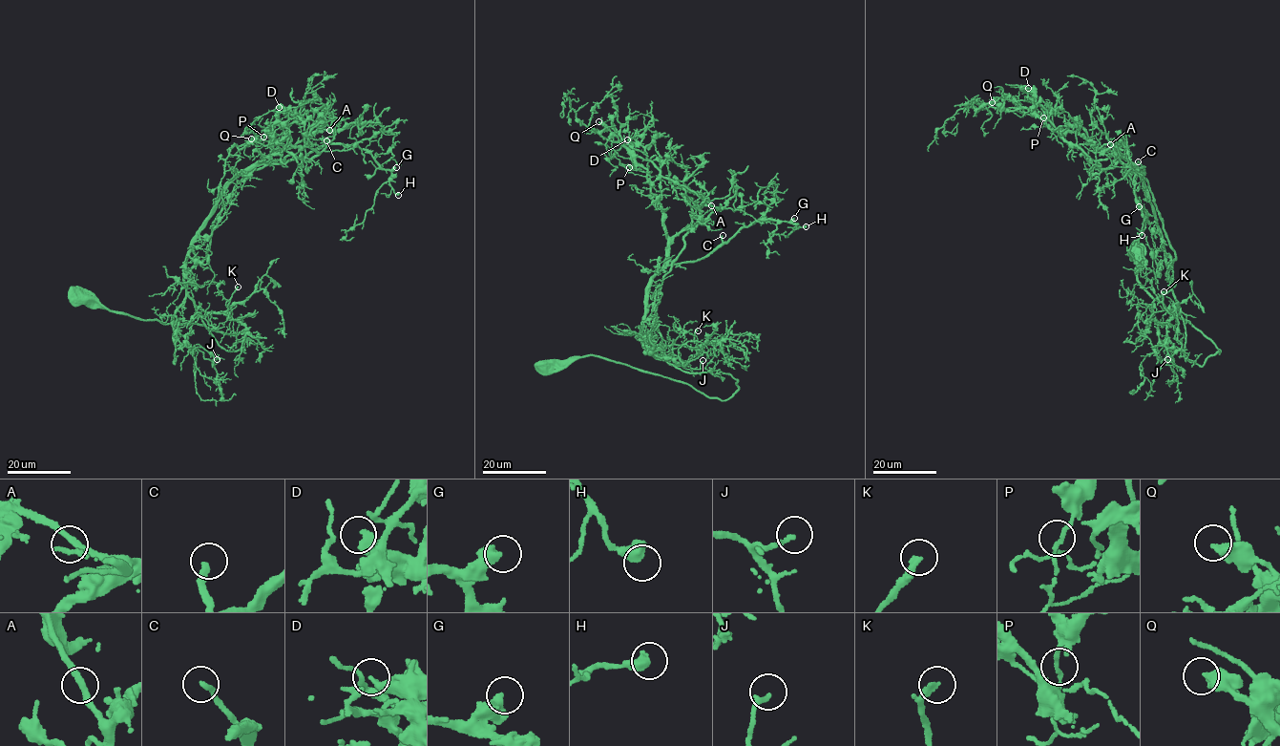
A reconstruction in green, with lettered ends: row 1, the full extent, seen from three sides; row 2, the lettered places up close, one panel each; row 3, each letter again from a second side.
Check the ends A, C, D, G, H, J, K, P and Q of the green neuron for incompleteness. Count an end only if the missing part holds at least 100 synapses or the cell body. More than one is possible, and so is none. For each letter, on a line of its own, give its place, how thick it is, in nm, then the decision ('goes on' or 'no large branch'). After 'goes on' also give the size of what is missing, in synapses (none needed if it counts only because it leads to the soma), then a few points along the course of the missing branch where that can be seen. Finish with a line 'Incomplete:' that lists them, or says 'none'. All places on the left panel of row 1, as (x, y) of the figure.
A: place (329, 130); calibre 240 nm; no large branch
C: place (326, 140); calibre 240 nm; no large branch
D: place (279, 107); calibre 400 nm; no large branch
G: place (396, 167); calibre 300 nm; no large branch
H: place (398, 195); calibre 480 nm; no large branch
J: place (217, 359); calibre 180 nm; no large branch
K: place (238, 287); calibre 280 nm; no large branch
P: place (263, 137); calibre 140 nm; no large branch
Q: place (251, 138); calibre 440 nm; no large branch
Incomplete: none

